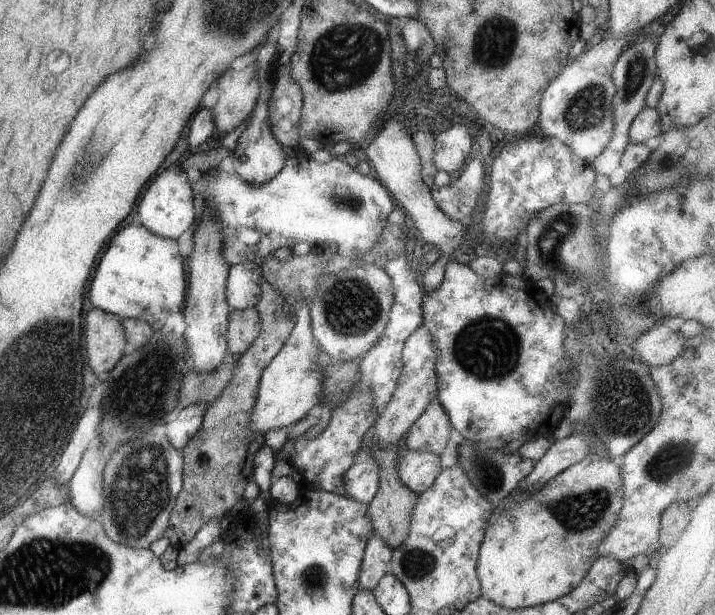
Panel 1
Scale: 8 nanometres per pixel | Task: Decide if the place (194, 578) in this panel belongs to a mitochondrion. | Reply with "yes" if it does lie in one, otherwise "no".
no

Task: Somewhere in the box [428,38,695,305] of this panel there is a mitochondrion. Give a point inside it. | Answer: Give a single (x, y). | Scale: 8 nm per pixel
(586, 110)

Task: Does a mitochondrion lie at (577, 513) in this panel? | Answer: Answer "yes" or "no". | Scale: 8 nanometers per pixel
yes

